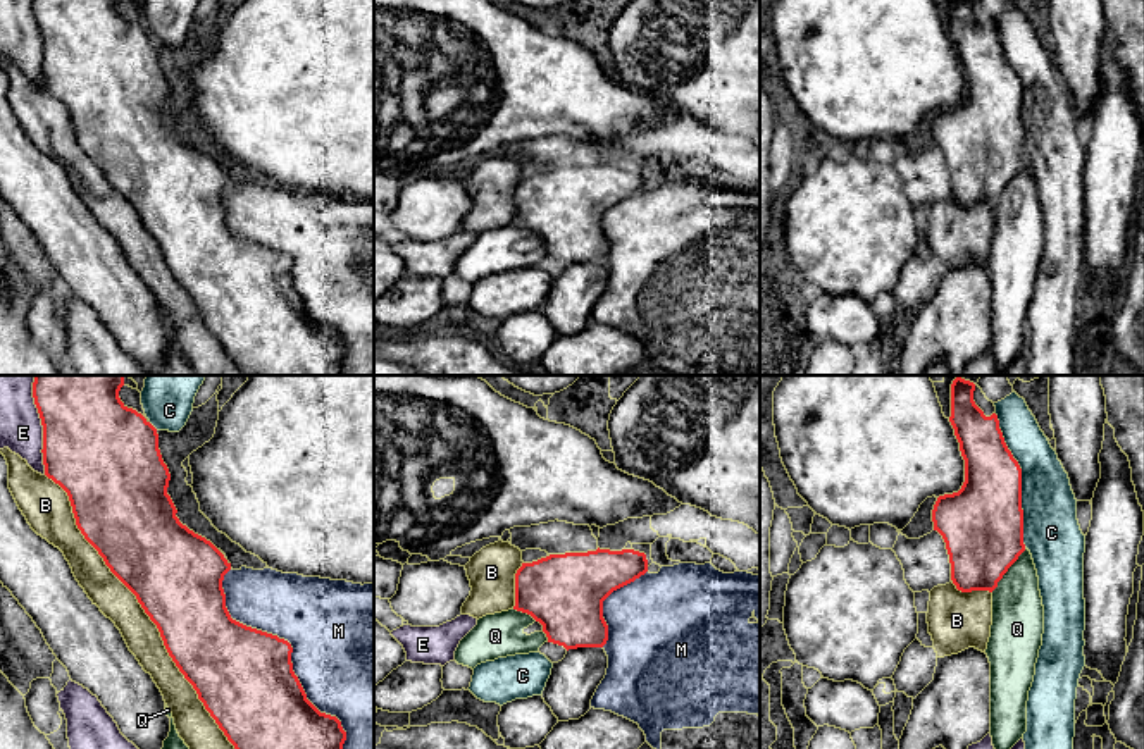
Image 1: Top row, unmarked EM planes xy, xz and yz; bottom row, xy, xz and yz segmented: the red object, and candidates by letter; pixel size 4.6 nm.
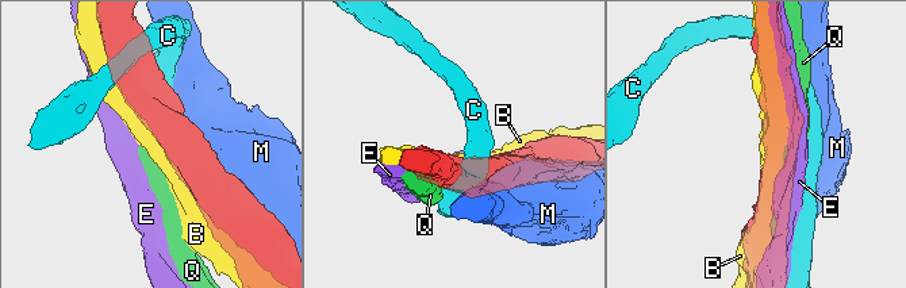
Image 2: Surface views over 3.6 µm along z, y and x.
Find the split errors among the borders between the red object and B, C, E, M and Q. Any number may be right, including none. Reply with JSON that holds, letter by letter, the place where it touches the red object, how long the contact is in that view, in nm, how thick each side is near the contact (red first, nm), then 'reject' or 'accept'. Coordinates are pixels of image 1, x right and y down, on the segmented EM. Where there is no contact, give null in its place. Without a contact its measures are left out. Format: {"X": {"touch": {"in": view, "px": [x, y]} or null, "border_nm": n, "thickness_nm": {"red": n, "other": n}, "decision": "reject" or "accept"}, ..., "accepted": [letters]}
{"B": {"touch": {"in": "xy", "px": [143, 608]}, "border_nm": 1550, "thickness_nm": {"red": 420, "other": 170}, "decision": "reject"}, "C": {"touch": {"in": "yz", "px": [1020, 481]}, "border_nm": 650, "thickness_nm": {"red": 360, "other": 260}, "decision": "reject"}, "E": {"touch": {"in": "xy", "px": [42, 424]}, "border_nm": 460, "thickness_nm": {"red": 460, "other": 200}, "decision": "reject"}, "M": {"touch": {"in": "xy", "px": [292, 648]}, "border_nm": 1000, "thickness_nm": {"red": 440, "other": 500}, "decision": "reject"}, "Q": {"touch": {"in": "yz", "px": [1007, 570]}, "border_nm": 260, "thickness_nm": {"red": 380, "other": 240}, "decision": "reject"}, "accepted": []}

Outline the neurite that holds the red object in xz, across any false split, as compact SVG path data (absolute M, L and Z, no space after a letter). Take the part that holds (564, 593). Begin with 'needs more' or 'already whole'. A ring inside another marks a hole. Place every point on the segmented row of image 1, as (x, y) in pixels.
already whole; M634 549L550 554L532 563L522 563L515 573L513 610L531 615L543 625L548 642L569 649L603 647L608 625L603 618L603 601L617 589L648 572L644 553Z

